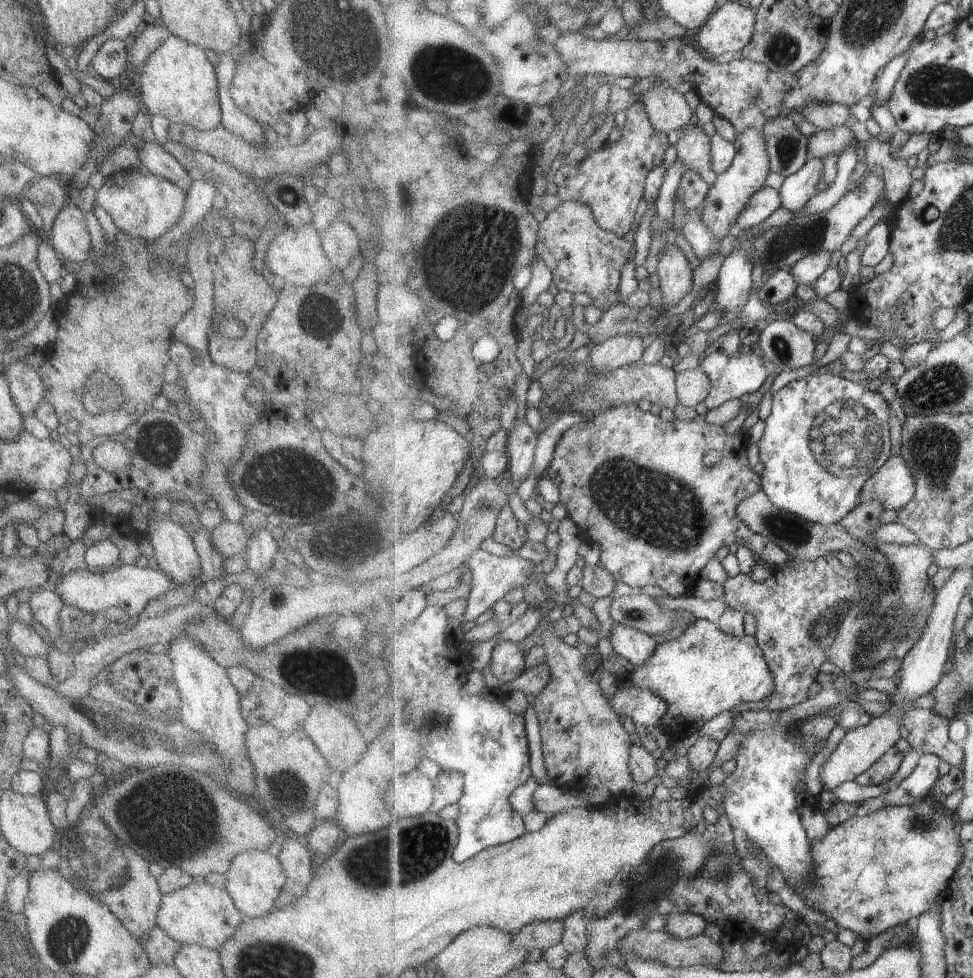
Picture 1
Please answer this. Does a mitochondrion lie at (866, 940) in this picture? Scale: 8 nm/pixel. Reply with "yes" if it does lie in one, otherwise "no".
no

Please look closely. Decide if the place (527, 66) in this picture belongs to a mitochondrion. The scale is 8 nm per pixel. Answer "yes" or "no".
no

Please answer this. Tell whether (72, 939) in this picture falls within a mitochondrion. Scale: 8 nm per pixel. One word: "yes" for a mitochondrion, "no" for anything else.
yes

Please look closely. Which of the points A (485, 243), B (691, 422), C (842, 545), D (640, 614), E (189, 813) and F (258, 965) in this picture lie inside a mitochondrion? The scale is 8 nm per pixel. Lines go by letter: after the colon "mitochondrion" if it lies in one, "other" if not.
A: mitochondrion
B: other
C: other
D: mitochondrion
E: mitochondrion
F: mitochondrion

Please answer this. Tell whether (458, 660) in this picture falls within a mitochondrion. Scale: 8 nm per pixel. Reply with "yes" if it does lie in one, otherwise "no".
no

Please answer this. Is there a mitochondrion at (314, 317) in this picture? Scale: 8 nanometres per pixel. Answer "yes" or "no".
yes

